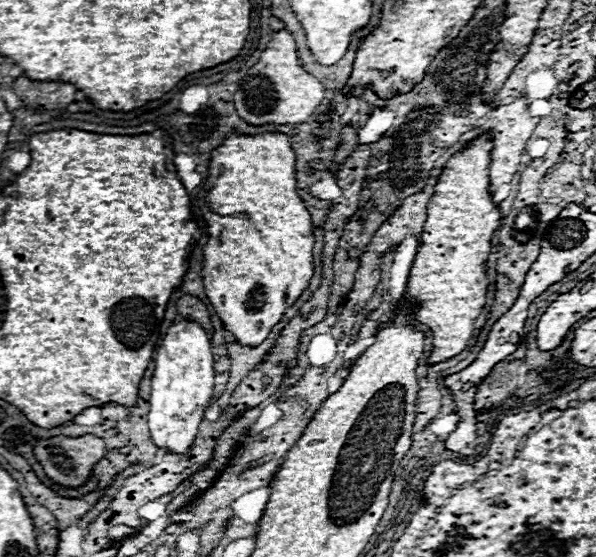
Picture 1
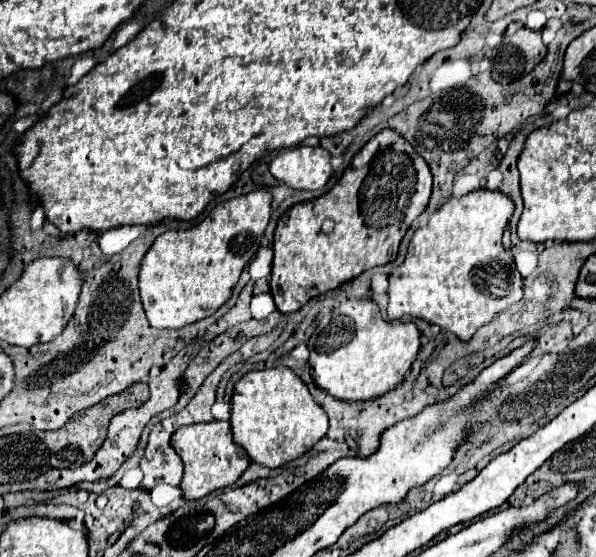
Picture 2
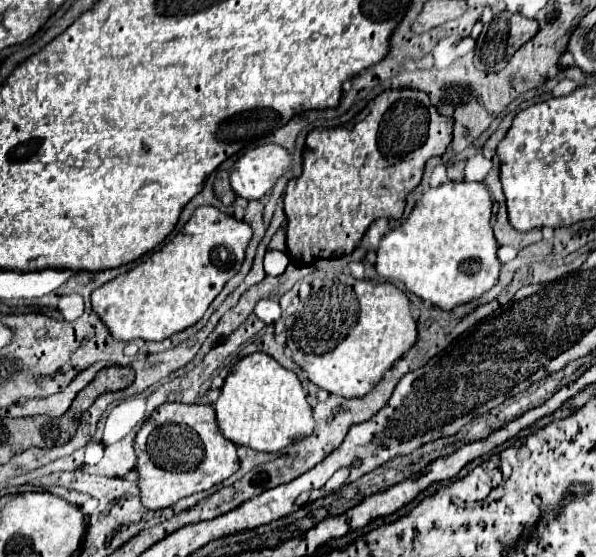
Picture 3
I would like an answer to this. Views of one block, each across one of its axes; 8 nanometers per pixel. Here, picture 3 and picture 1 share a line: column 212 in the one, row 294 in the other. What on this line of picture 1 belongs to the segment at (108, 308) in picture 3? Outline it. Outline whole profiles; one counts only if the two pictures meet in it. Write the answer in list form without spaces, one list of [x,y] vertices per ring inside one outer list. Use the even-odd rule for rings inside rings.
[[[230,130],[230,134],[224,138],[224,142],[218,146],[218,150],[212,150],[210,154],[210,164],[208,164],[208,176],[204,178],[204,184],[200,186],[198,196],[198,204],[202,210],[202,216],[208,224],[206,232],[208,232],[208,242],[202,248],[202,280],[204,280],[204,288],[206,288],[206,296],[210,298],[218,318],[222,320],[224,328],[240,342],[246,346],[258,346],[260,342],[266,340],[268,332],[272,330],[274,324],[280,322],[280,316],[286,312],[288,306],[292,306],[296,302],[296,298],[302,294],[302,290],[306,290],[312,274],[314,274],[314,266],[312,266],[312,248],[314,248],[314,236],[312,236],[312,224],[310,224],[310,214],[304,208],[302,200],[296,194],[296,156],[294,150],[290,146],[290,138],[282,132],[262,132],[262,134],[240,134],[236,130]]]

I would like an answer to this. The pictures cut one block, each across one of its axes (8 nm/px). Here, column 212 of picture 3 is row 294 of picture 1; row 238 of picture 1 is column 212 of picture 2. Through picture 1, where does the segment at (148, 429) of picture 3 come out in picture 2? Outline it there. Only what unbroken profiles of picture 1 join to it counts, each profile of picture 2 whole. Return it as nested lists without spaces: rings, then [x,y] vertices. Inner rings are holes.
[[[214,420],[206,424],[182,426],[172,434],[172,446],[184,462],[184,474],[182,474],[180,488],[184,492],[184,498],[190,502],[204,498],[218,488],[232,486],[250,464],[248,454],[232,440],[230,422]]]

